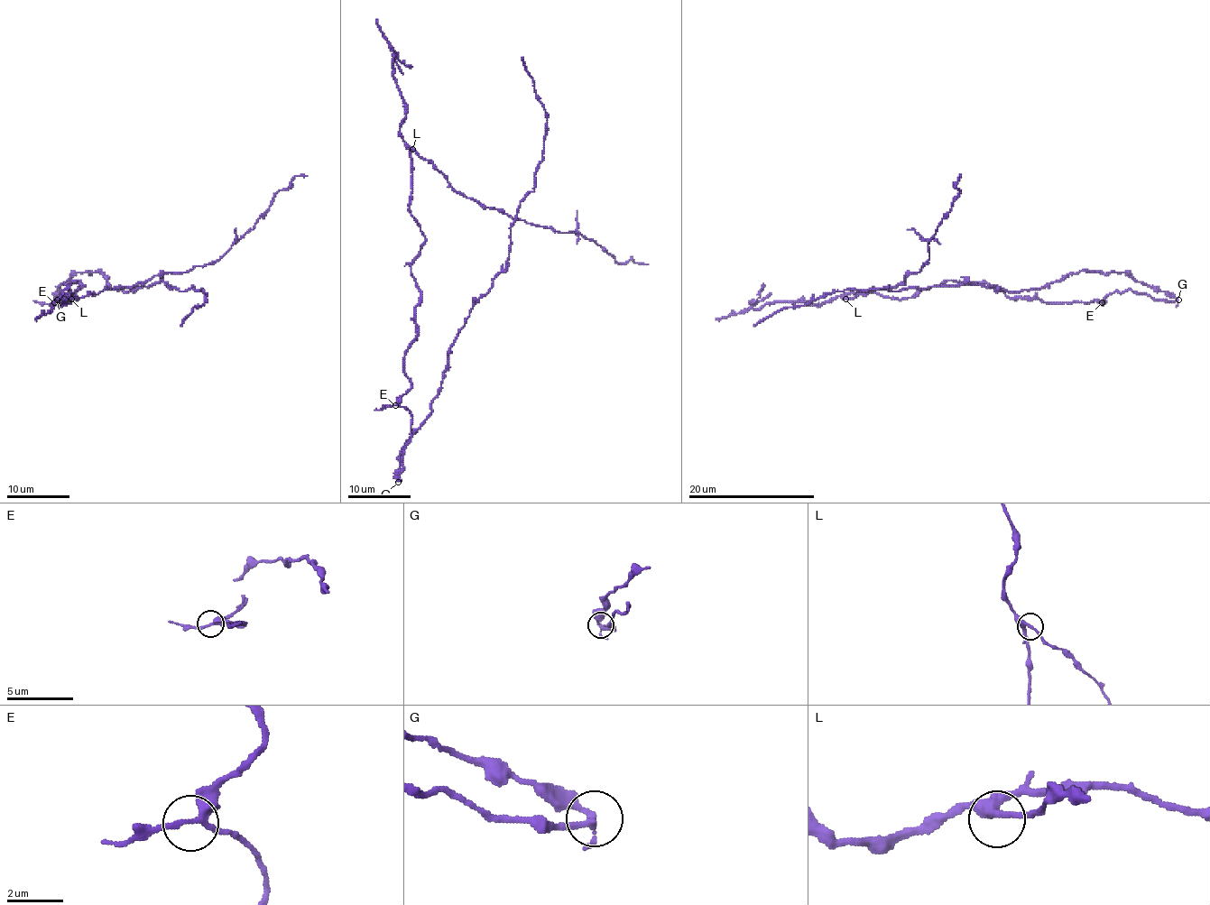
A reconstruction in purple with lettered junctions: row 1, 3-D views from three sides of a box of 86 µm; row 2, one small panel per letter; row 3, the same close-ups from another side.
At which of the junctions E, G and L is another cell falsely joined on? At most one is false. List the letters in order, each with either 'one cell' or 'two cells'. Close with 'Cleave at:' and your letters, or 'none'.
E: one cell
G: two cells
L: one cell
Cleave at: G

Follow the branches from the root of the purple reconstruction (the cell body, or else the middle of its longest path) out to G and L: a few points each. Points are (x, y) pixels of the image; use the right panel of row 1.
G: (1092, 300), (1102, 300), (1114, 291), (1123, 292), (1129, 290), (1149, 294), (1156, 299), (1177, 299)
L: (1092, 300), (1008, 298), (986, 283), (951, 280), (921, 288), (905, 299), (875, 292), (850, 292), (845, 299)

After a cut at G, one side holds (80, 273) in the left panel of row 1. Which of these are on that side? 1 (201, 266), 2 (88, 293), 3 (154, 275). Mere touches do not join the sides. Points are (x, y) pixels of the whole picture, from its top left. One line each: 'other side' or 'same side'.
1: other side
2: other side
3: other side

